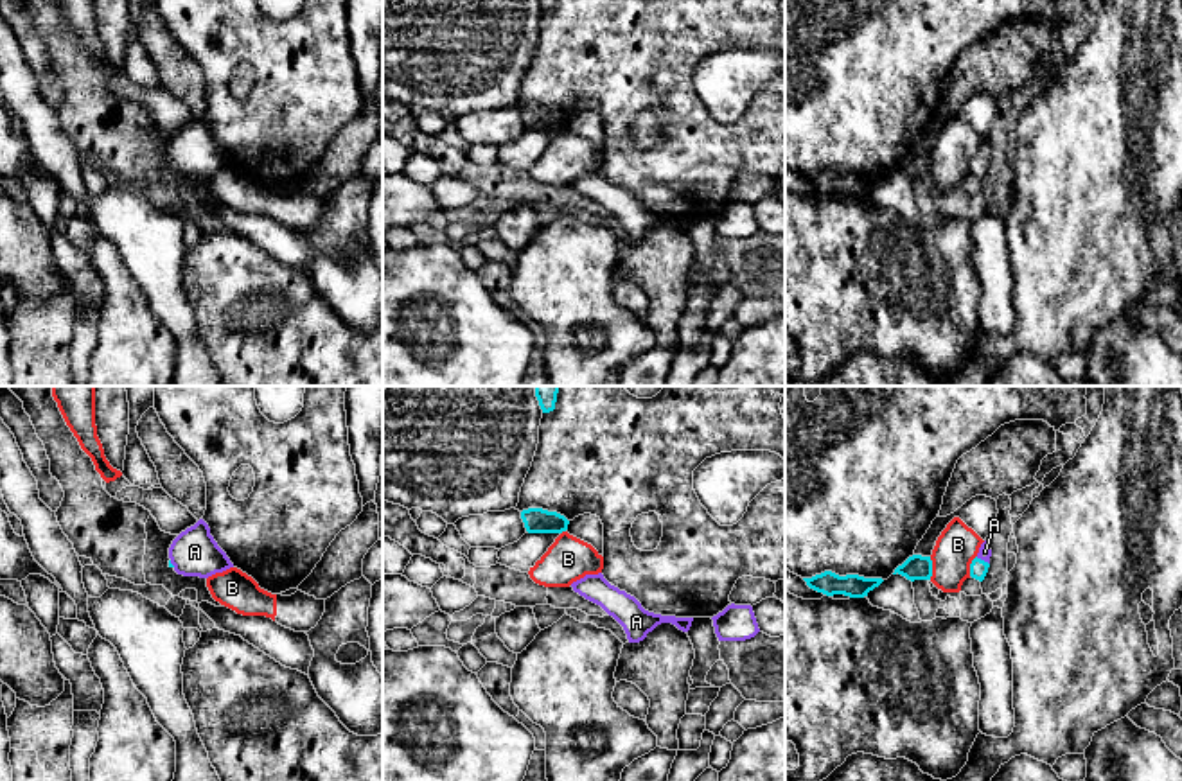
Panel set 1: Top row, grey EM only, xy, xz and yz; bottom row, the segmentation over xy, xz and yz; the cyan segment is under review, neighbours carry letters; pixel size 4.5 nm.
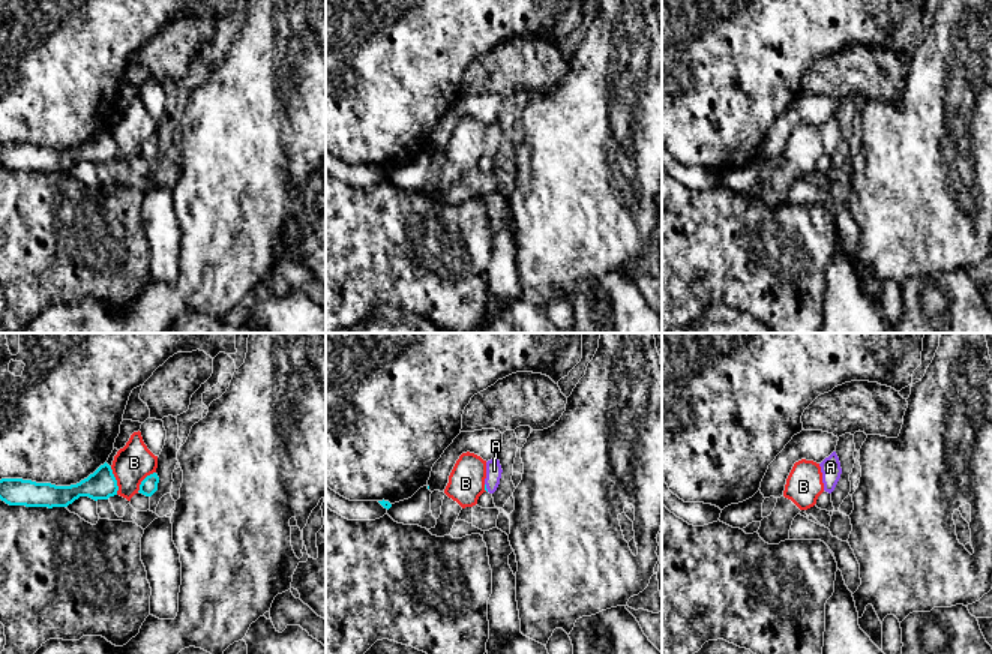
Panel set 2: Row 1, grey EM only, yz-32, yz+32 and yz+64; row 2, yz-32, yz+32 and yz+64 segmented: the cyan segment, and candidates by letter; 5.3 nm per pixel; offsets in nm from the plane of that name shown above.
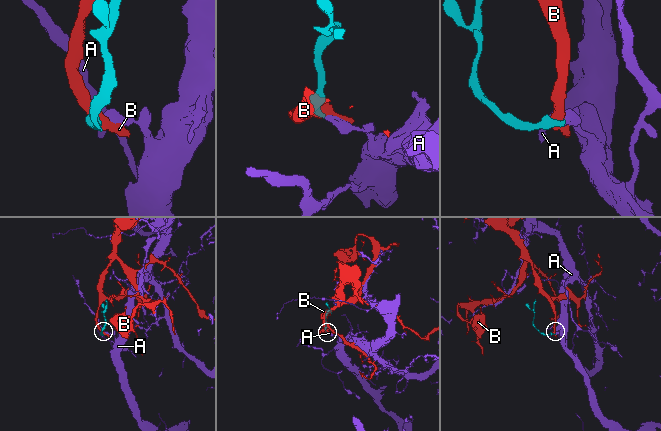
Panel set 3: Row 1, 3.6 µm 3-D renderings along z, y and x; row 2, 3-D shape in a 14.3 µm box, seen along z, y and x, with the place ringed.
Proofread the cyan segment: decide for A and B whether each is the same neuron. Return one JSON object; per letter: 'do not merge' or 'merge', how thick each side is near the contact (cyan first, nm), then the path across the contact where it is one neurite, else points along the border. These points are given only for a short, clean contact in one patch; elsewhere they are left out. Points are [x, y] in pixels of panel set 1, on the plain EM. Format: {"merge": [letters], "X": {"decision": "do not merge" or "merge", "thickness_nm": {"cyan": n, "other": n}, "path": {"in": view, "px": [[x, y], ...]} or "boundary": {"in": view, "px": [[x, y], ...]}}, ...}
{"merge": ["A"], "A": {"decision": "merge", "thickness_nm": {"cyan": 80, "other": 60}, "path": {"in": "yz", "px": [[978, 166], [983, 158], [985, 149]]}}, "B": {"decision": "do not merge", "thickness_nm": {"cyan": 110, "other": 190}, "boundary": {"in": "yz", "px": [[929, 155], [931, 176]]}}}

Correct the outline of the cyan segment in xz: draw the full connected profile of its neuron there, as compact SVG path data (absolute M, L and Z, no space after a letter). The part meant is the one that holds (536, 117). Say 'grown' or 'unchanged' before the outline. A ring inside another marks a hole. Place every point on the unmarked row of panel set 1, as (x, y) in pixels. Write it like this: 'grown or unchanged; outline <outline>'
unchanged; outline M542 106L523 108L521 117L528 131L562 131L569 122L564 113Z

